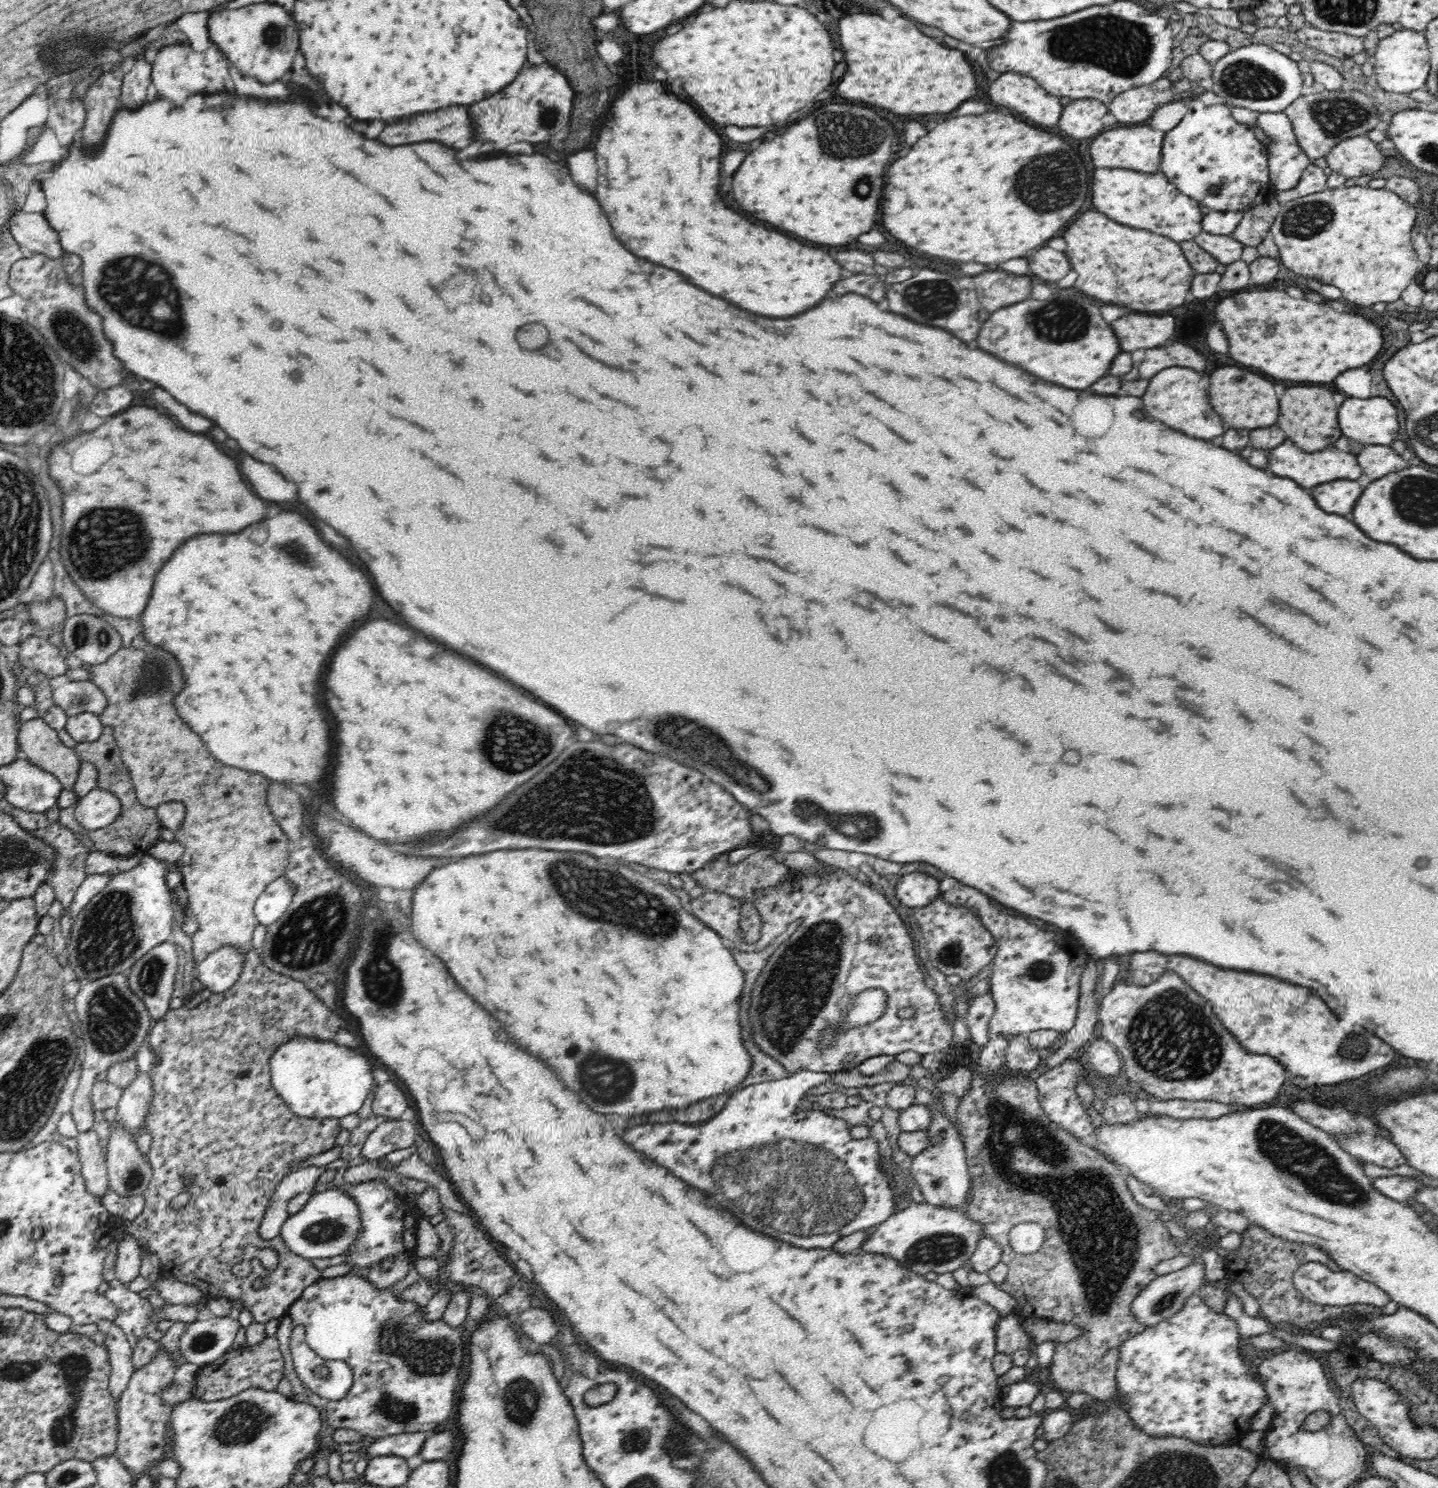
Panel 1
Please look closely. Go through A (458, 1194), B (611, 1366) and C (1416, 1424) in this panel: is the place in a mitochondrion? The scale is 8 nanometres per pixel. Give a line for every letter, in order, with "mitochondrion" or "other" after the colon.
A: other
B: other
C: other

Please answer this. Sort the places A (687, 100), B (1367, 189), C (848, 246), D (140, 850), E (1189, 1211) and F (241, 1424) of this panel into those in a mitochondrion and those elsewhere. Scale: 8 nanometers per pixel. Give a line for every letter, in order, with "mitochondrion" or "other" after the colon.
A: other
B: other
C: other
D: other
E: other
F: mitochondrion

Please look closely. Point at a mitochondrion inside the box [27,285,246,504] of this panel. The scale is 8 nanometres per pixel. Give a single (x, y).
(72, 335)

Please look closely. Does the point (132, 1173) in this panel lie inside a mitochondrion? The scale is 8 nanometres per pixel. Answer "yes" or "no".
yes

